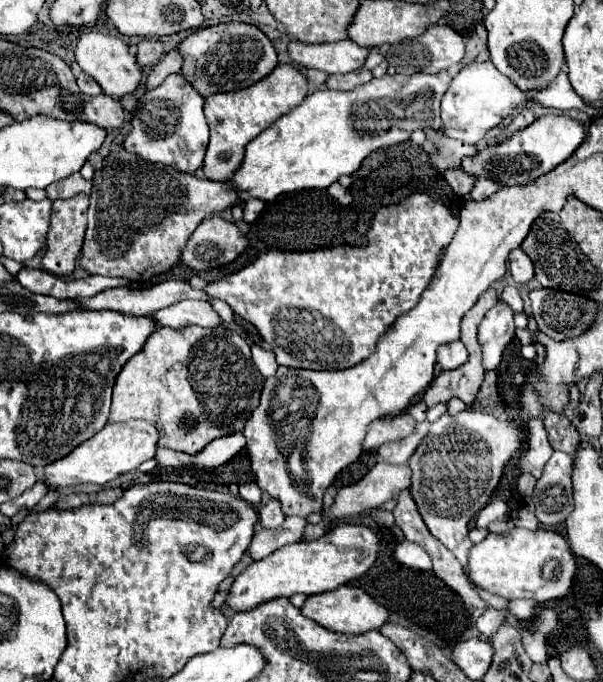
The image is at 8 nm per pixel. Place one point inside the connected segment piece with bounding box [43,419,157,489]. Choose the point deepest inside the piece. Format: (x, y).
(119, 447)

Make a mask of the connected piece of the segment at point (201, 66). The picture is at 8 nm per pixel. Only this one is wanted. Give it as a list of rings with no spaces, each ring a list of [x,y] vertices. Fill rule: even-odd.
[[[237,21],[203,27],[185,37],[177,49],[183,57],[181,75],[203,99],[215,93],[245,89],[261,81],[277,65],[277,53],[267,35],[263,35],[255,25]]]

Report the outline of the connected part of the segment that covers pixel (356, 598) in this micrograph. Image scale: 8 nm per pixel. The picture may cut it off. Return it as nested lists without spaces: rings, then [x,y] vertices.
[[[343,585],[341,589],[335,589],[333,593],[319,593],[313,597],[307,597],[305,605],[301,607],[303,615],[317,621],[329,631],[335,633],[351,633],[351,635],[363,635],[367,631],[379,631],[387,623],[387,609],[381,607],[373,597],[369,597],[363,589]]]

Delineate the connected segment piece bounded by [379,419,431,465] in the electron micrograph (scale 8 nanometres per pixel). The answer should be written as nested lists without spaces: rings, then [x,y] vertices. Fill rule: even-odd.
[[[423,421],[417,425],[415,433],[405,437],[405,441],[393,441],[393,443],[385,443],[379,447],[379,457],[387,463],[393,463],[393,465],[403,465],[409,461],[409,457],[415,453],[417,445],[425,439],[427,431],[429,431],[429,425],[431,421]]]

